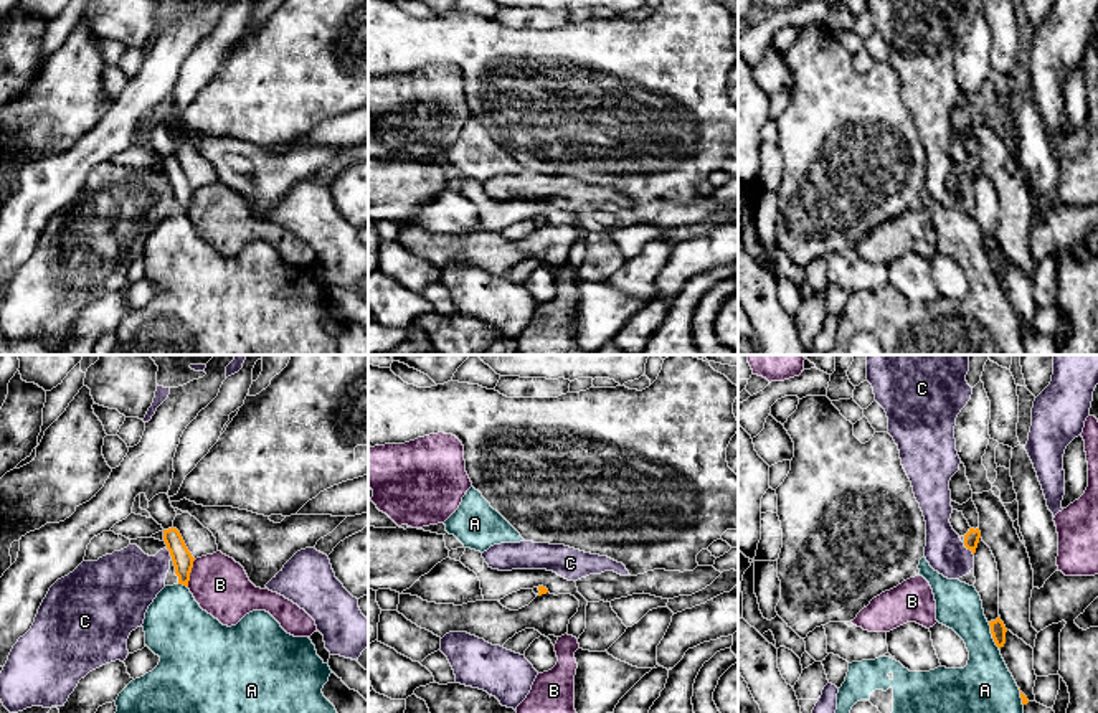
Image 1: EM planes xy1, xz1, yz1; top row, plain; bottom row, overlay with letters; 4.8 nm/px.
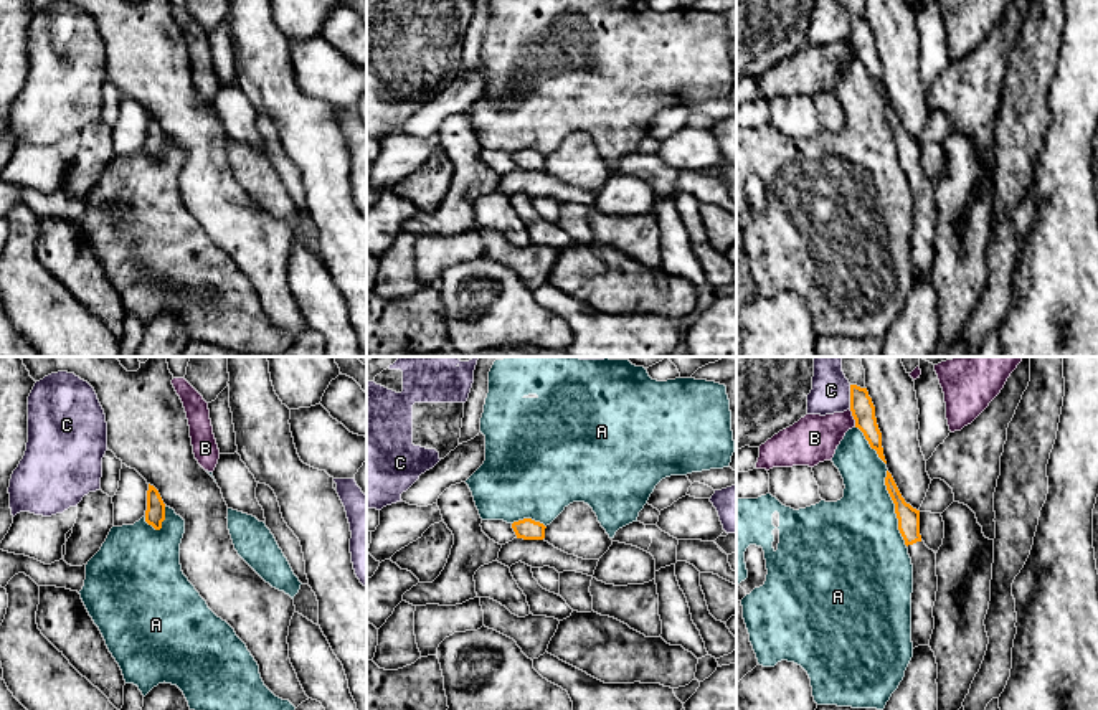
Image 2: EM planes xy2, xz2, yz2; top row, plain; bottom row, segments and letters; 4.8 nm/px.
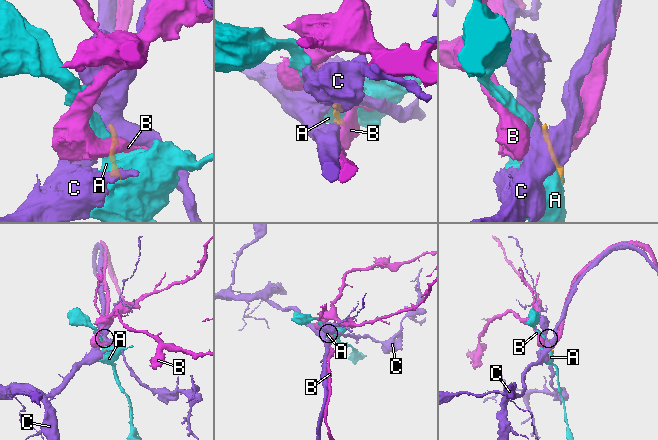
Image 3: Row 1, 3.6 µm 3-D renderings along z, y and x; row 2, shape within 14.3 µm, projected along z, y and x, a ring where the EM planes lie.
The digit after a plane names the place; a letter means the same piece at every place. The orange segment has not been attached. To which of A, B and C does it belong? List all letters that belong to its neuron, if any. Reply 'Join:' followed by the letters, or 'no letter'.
Join: no letter

